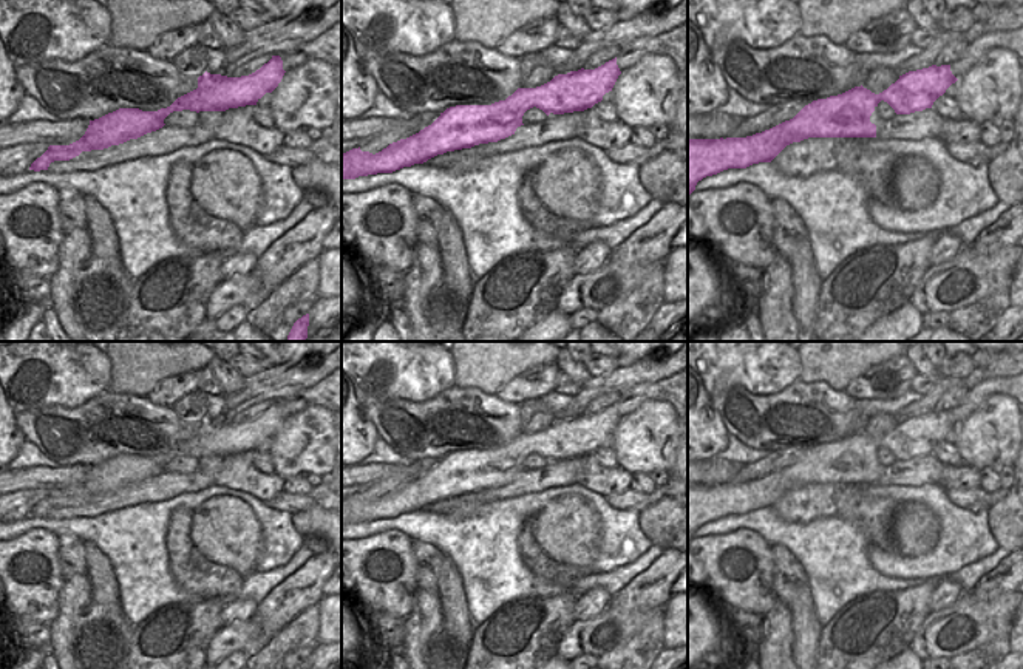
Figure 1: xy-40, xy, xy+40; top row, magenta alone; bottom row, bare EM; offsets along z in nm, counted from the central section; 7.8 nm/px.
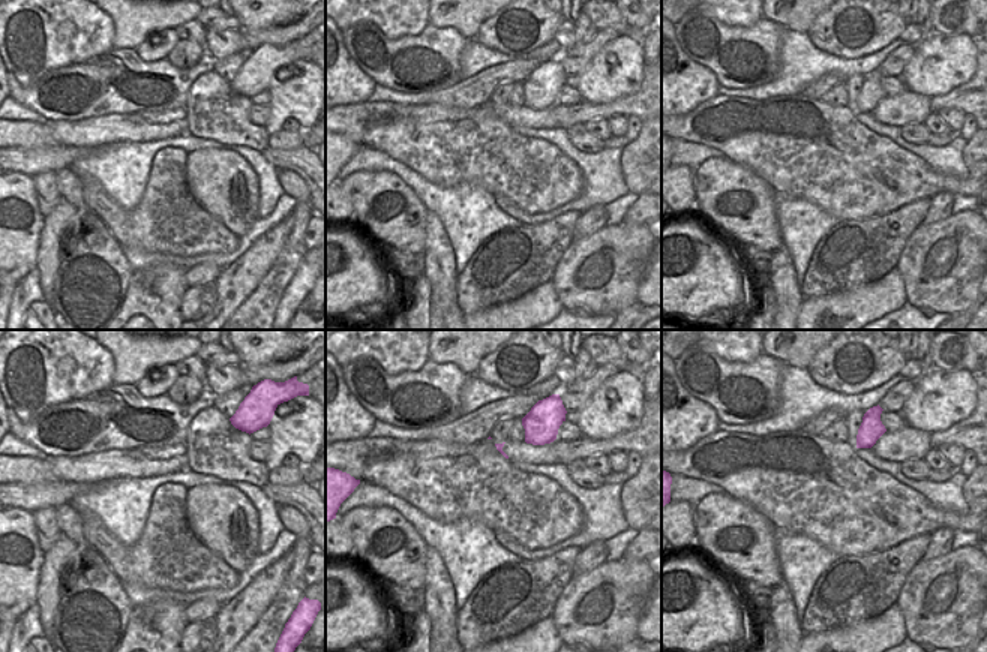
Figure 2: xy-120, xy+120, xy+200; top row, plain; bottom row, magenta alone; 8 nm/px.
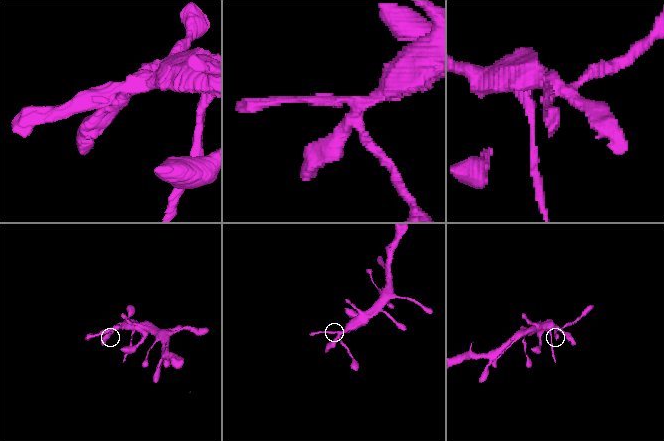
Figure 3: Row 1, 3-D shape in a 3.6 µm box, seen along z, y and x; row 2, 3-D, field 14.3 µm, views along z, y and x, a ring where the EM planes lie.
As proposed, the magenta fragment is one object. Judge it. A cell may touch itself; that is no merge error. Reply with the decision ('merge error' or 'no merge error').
no merge error

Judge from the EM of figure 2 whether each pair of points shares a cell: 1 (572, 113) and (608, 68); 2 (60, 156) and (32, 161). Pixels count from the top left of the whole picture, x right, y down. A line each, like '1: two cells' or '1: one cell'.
1: two cells
2: one cell

